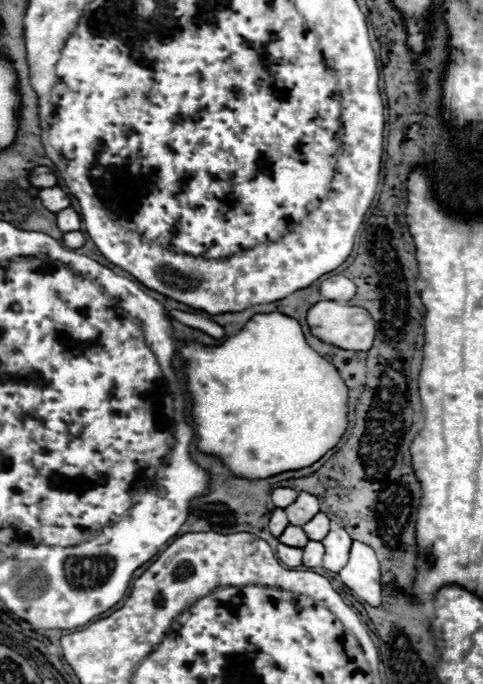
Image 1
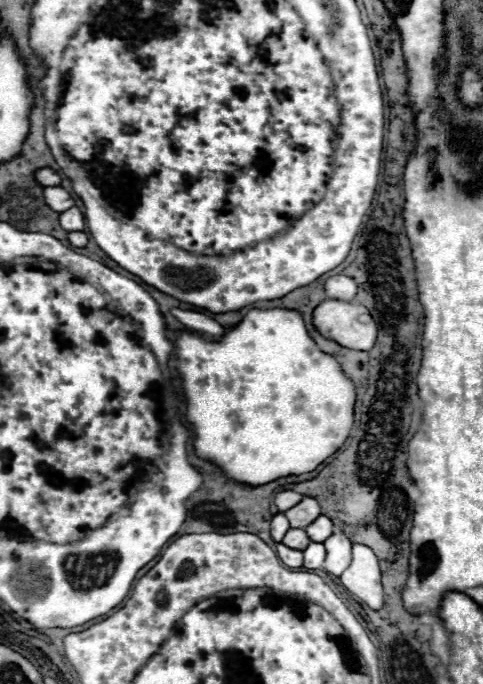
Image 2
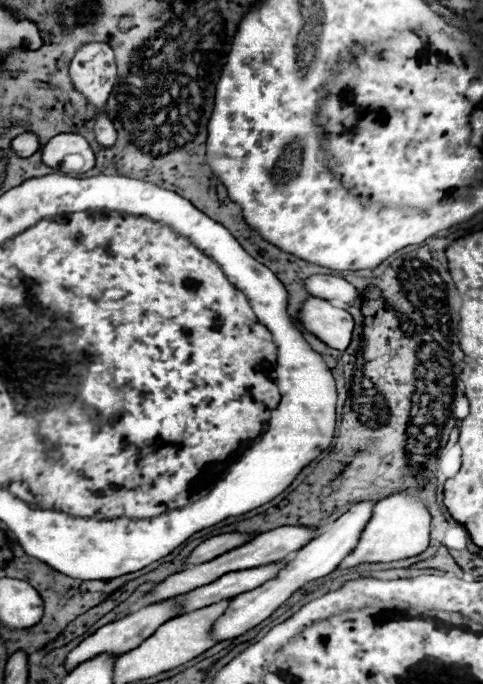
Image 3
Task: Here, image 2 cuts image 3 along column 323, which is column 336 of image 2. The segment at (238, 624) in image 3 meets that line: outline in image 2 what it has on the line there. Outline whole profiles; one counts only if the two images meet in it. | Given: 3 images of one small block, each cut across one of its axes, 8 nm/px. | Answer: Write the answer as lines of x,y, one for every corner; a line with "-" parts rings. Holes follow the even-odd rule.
336,528
334,534
324,542
326,548
326,560
324,560
324,570
340,576
344,572
344,568
348,568
350,564
350,556
352,556
352,542

